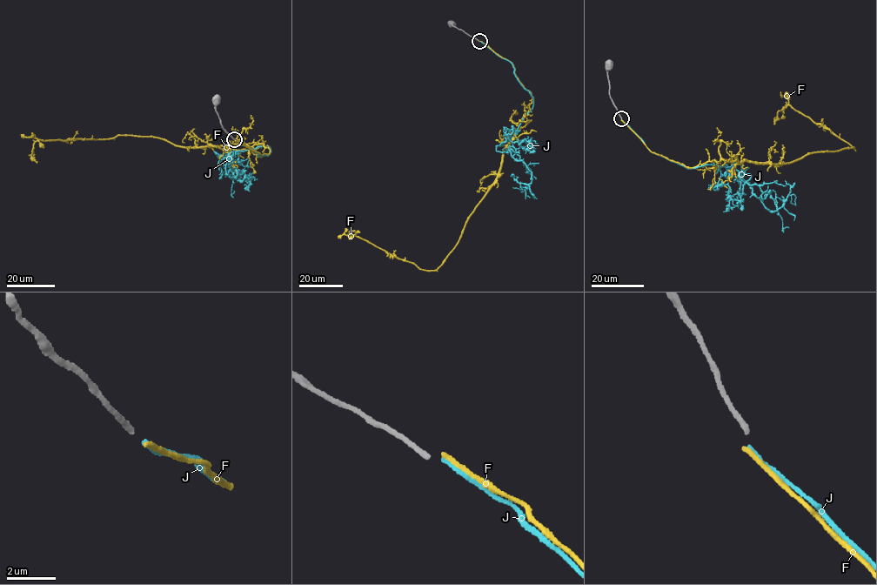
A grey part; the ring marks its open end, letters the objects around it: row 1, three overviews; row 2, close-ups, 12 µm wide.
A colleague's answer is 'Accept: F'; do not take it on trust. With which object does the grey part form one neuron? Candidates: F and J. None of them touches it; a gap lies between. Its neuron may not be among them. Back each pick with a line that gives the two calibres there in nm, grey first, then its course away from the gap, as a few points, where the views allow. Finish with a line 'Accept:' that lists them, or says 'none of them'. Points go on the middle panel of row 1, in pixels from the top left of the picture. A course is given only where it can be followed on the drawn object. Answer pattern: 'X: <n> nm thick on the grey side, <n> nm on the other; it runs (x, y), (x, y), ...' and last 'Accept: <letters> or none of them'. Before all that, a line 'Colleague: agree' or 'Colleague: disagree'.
Colleague: disagree
J: 220 nm thick on the grey side, 220 nm on the other; it runs (480, 41), (512, 64), (533, 98), (508, 141), (511, 155), (531, 172), (532, 183), (525, 190), (512, 187)
Accept: J

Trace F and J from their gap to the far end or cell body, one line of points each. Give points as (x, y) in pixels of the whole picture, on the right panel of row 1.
F: (621, 120), (652, 151), (693, 167), (714, 159), (779, 164), (814, 152), (854, 148), (787, 104), (773, 124)
J: (621, 120), (652, 152), (688, 168), (713, 164), (732, 165), (771, 211), (781, 206), (790, 190), (785, 181)

